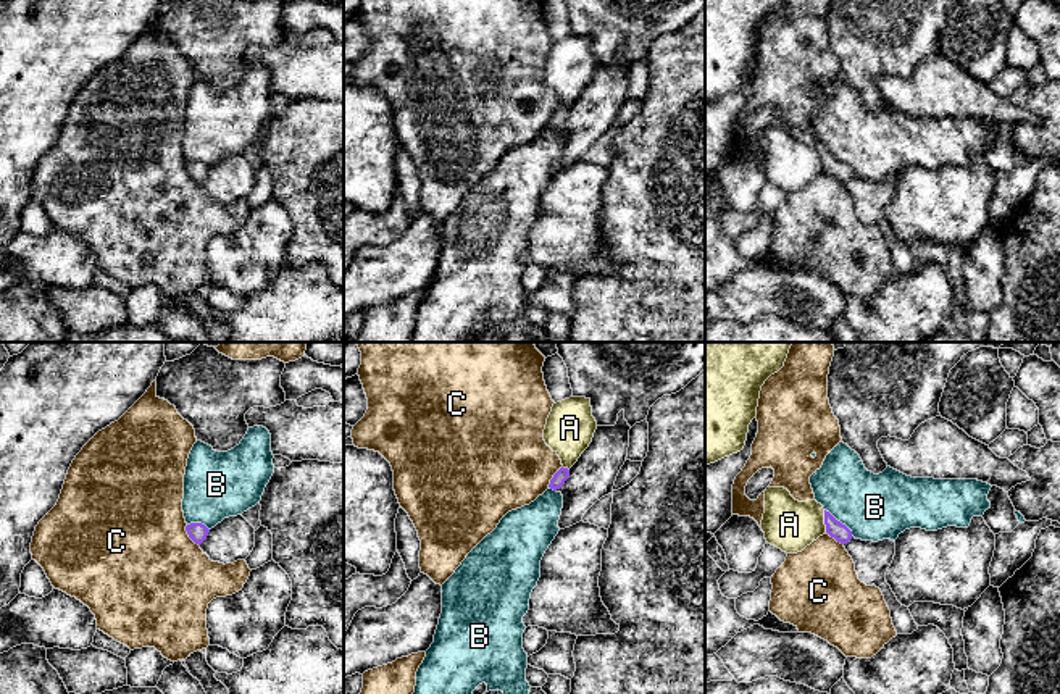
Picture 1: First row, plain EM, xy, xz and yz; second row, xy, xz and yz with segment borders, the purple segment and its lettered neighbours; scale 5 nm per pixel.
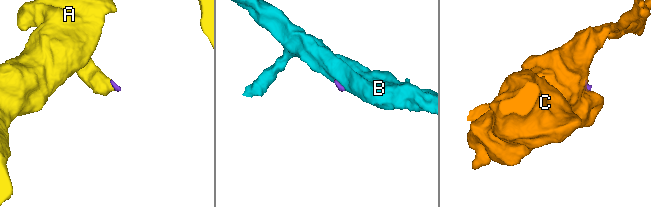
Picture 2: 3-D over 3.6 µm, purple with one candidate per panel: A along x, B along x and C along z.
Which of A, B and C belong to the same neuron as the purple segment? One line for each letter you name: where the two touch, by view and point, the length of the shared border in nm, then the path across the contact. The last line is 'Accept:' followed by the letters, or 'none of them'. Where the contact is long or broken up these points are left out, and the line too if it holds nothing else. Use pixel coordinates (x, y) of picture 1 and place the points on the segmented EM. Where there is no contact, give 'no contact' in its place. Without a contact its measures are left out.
A: meets purple in yz at (825, 520); contact 130 nm long; runs through yz (841, 533), (825, 520), (789, 525)
Accept: A

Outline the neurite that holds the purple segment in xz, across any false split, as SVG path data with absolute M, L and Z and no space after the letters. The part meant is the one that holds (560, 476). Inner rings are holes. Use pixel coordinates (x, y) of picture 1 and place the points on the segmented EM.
M570 397L553 403L544 441L560 457L563 466L550 479L550 489L557 491L565 484L570 468L592 442L595 429L591 399Z

